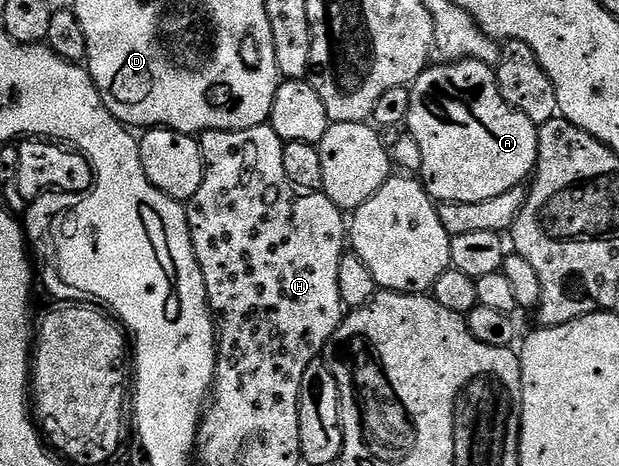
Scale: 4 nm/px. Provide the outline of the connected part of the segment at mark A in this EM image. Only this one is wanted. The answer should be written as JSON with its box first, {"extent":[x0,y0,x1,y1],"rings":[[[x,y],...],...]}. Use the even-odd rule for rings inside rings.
{"extent":[406,60,540,202],"rings":[[[481,60],[436,62],[425,68],[422,75],[416,79],[416,83],[410,88],[410,114],[406,121],[406,132],[407,135],[414,138],[414,142],[418,142],[418,147],[422,149],[422,166],[418,176],[429,196],[437,202],[486,202],[486,198],[498,198],[498,194],[506,194],[506,190],[521,187],[533,175],[536,167],[538,138],[540,137],[537,124],[530,122],[530,118],[526,118],[526,114],[522,114],[508,105],[506,98],[502,98],[502,94],[498,90],[493,65],[484,64]]]}

